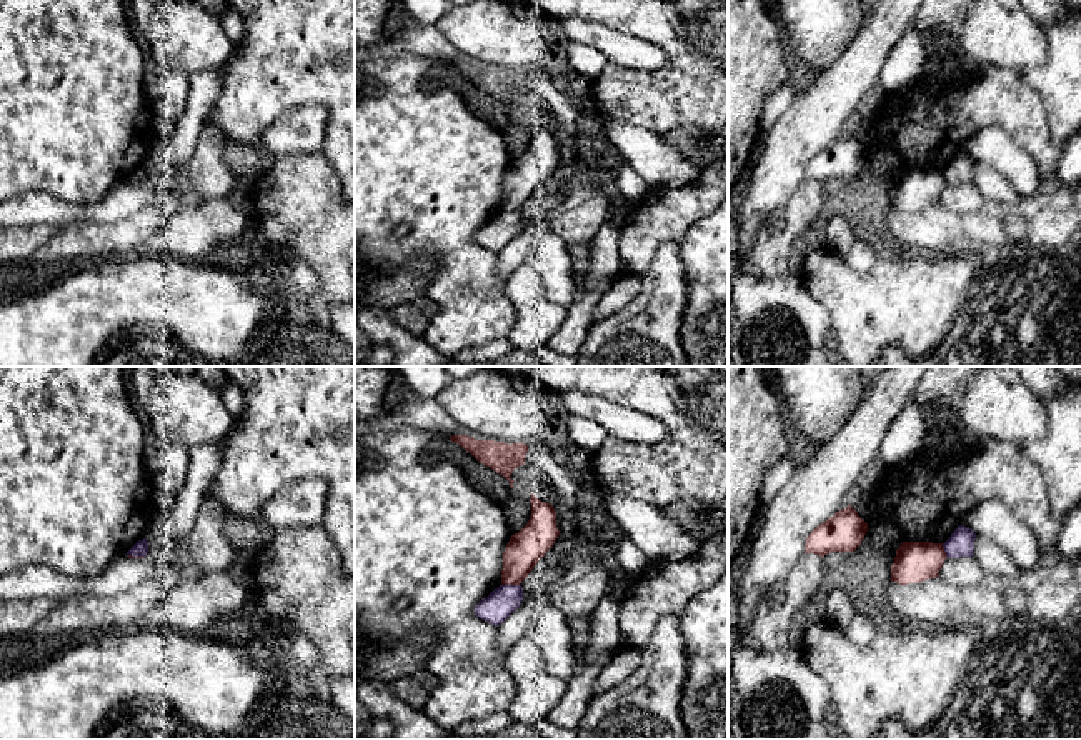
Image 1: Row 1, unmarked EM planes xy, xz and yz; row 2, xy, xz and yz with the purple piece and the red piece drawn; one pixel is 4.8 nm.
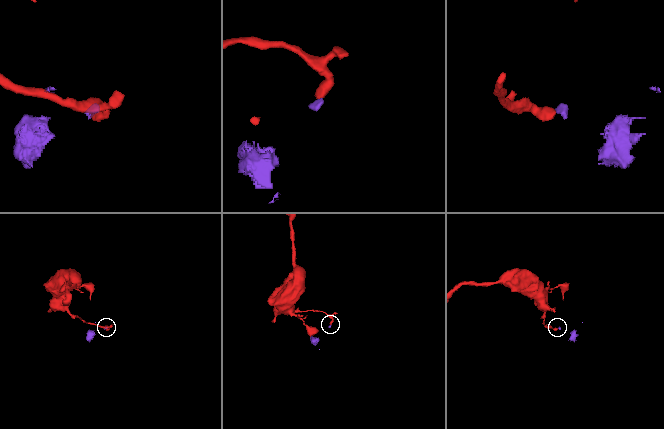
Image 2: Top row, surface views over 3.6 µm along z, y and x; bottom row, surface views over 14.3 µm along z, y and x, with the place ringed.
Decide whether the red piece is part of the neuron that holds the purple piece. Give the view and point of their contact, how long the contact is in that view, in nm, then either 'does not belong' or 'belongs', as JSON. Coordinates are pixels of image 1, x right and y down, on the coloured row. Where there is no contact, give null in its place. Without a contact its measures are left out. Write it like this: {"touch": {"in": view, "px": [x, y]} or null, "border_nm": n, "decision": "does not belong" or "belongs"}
{"touch": {"in": "xz", "px": [510, 585]}, "border_nm": 90, "decision": "does not belong"}

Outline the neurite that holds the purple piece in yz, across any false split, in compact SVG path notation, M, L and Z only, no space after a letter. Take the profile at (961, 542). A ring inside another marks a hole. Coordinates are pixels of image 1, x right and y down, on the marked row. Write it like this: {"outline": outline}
{"outline": "M959 525L951 537L943 543L948 558L973 557L976 533Z"}

